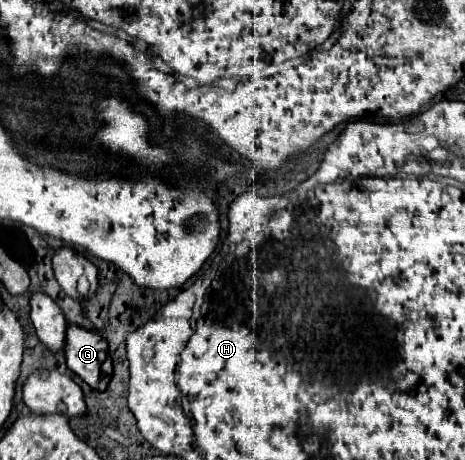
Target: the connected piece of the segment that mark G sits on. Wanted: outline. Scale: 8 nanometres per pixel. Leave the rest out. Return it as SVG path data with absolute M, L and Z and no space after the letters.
M68 327L64 353L68 369L82 377L82 381L90 387L98 387L100 373L112 367L108 343L96 331L80 331L80 327Z

